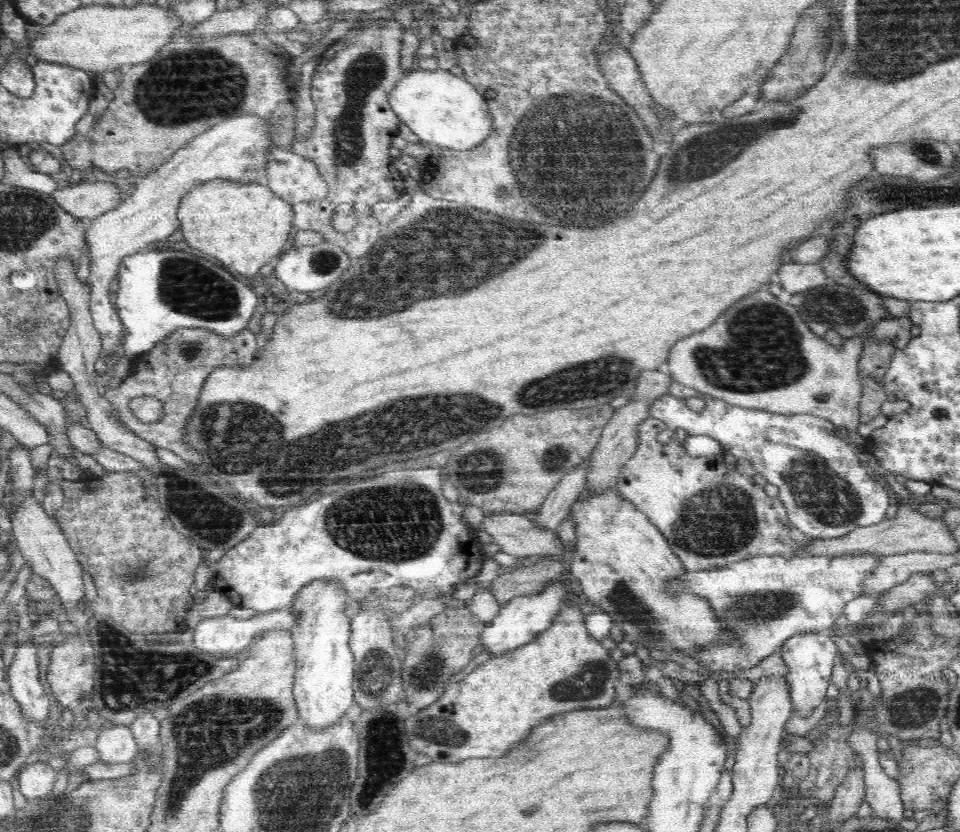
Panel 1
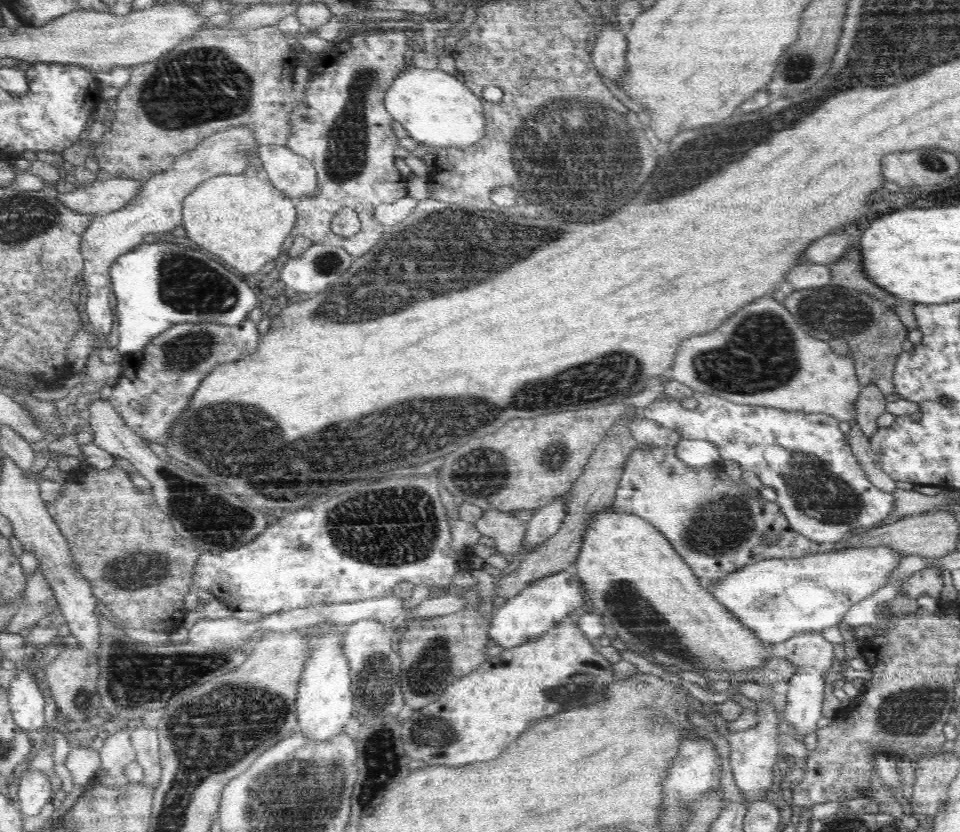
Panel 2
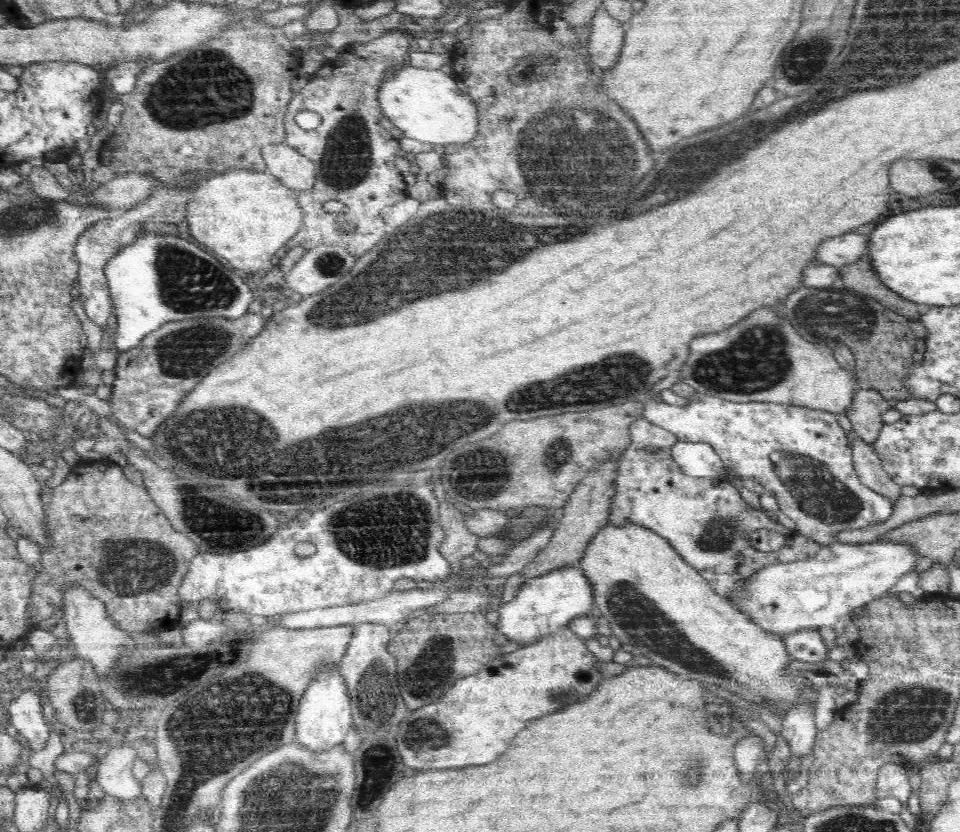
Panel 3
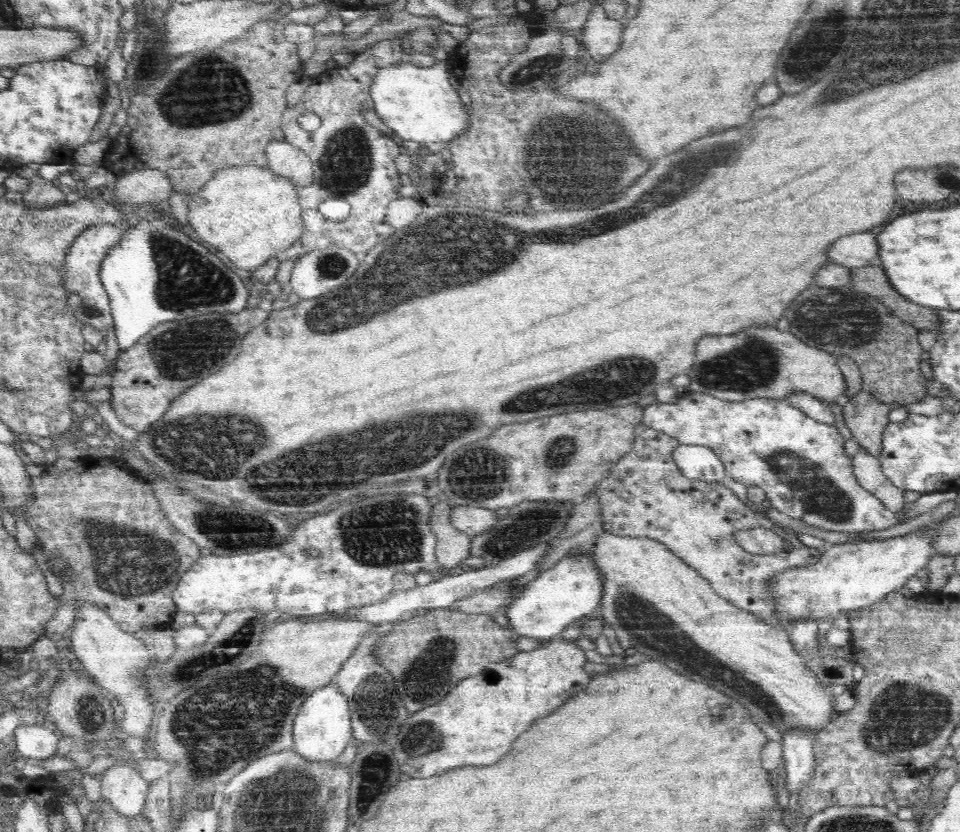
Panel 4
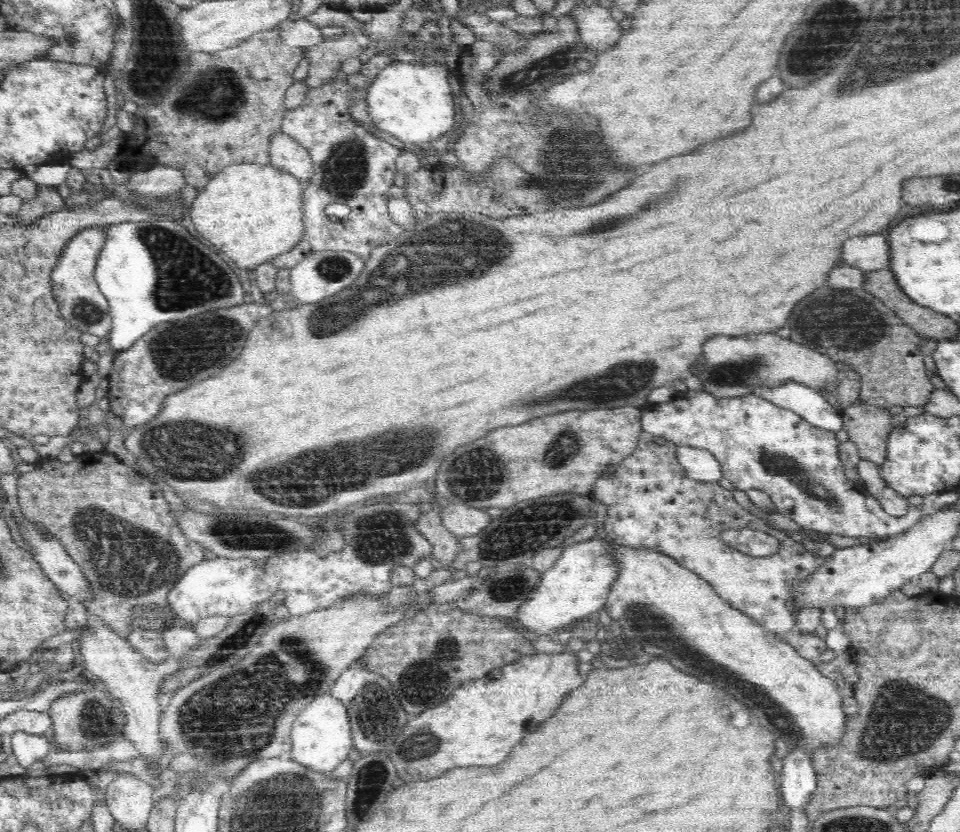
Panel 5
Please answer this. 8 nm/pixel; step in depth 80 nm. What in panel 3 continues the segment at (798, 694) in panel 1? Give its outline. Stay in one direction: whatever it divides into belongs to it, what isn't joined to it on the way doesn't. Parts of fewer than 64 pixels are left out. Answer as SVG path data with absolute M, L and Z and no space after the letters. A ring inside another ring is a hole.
M818 630L792 632L784 640L791 660L799 660L805 664L820 664L828 659L830 645L822 640ZM800 702L784 713L782 720L780 735L788 743L791 755L801 759L810 754L815 746L818 731L814 725L815 706L811 702Z

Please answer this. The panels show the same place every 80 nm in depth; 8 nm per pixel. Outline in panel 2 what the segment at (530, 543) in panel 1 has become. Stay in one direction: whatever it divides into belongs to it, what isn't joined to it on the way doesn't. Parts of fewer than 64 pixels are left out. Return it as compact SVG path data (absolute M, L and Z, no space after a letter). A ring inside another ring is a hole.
M497 510L483 511L473 525L482 536L494 538L497 553L514 557L524 556L527 548L523 546L526 523L518 521L513 513Z

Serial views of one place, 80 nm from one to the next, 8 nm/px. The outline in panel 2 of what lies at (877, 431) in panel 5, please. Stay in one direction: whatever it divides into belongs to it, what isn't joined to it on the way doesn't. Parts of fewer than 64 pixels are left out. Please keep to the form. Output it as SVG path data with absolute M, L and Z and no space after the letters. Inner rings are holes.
M868 384L860 391L855 404L855 423L860 427L864 436L872 438L879 428L876 423L878 416L886 412L886 396L875 384Z

